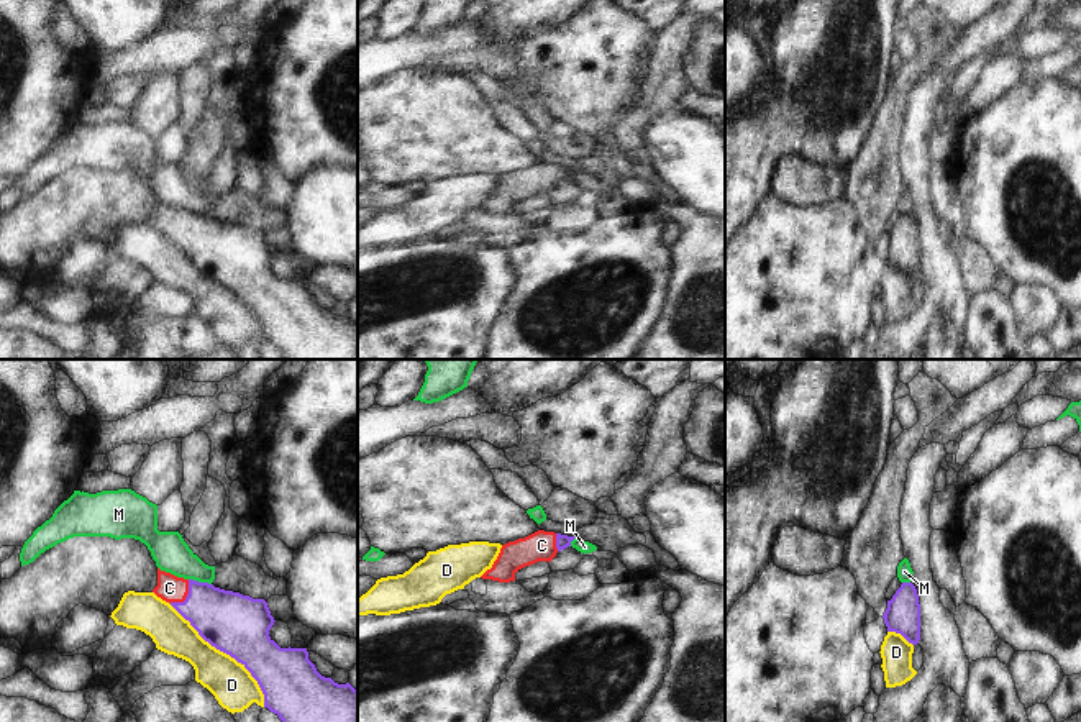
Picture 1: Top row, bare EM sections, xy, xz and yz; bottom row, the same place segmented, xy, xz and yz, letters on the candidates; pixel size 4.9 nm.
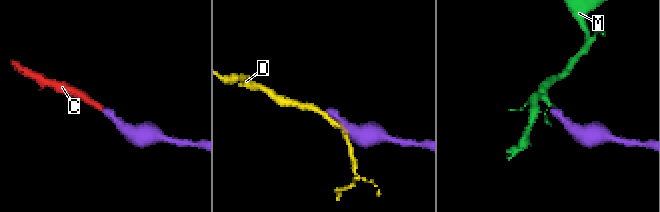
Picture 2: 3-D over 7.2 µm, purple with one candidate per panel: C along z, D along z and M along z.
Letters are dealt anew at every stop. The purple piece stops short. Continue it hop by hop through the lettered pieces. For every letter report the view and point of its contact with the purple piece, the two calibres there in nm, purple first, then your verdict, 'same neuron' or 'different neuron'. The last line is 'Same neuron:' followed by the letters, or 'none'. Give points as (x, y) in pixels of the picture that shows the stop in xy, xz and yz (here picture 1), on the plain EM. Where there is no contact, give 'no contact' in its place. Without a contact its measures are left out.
C: contact xy (186, 230); calibres 300 and 130 nm; same neuron
D: contact xy (225, 284); calibres 300 and 200 nm; different neuron
M: contact xy (200, 215); calibres 300 and 180 nm; different neuron
Same neuron: C

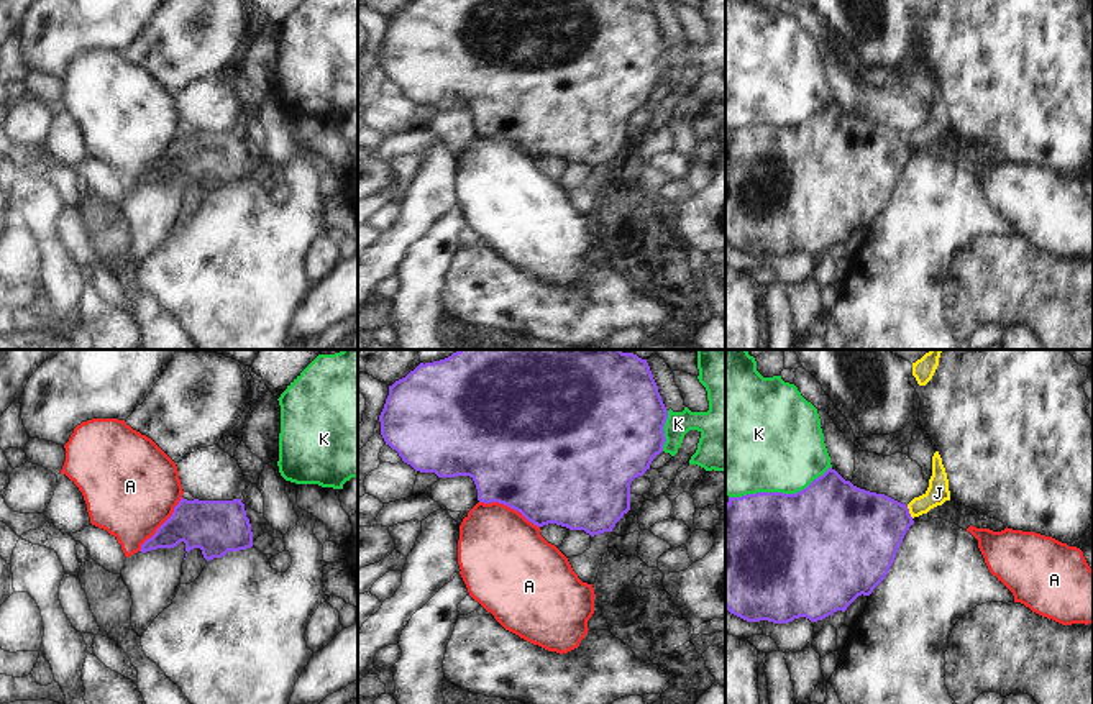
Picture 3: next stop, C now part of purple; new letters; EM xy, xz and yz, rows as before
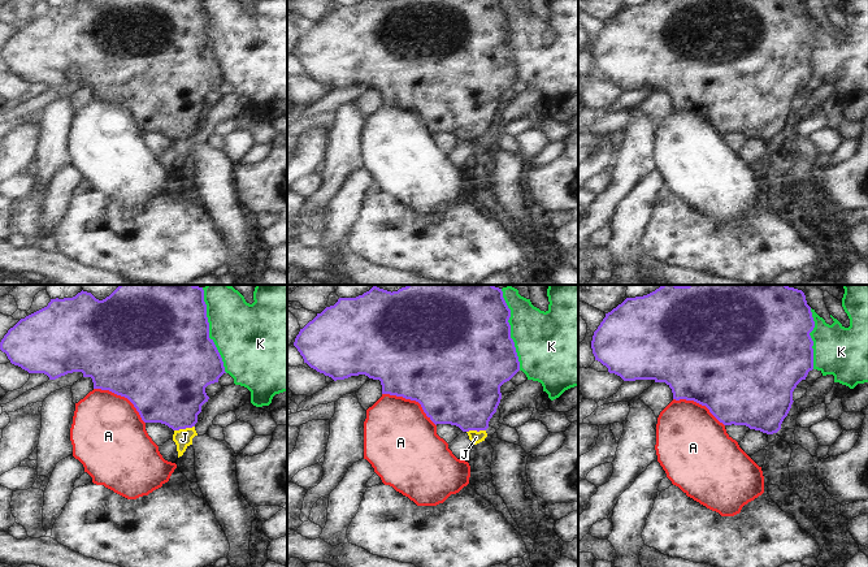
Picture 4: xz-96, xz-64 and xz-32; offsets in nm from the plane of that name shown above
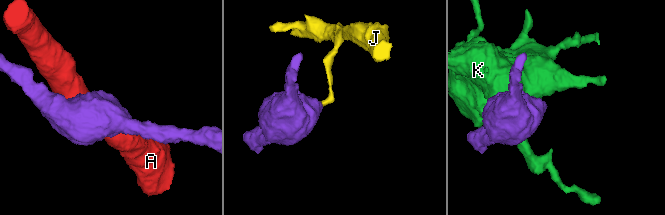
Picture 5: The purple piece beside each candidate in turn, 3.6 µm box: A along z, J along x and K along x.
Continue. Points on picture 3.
A: contact xz (509, 138); calibres 500 and 420 nm; different neuron
J: contact yz (908, 145); calibres 400 and 110 nm; different neuron
K: contact yz (780, 125); calibres 500 and 480 nm; different neuron
Same neuron: none

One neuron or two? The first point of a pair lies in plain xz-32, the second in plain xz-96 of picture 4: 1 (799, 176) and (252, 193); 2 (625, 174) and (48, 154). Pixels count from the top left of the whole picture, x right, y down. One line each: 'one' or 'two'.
1: two
2: one

